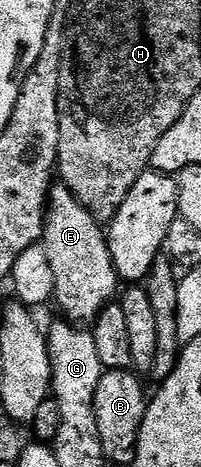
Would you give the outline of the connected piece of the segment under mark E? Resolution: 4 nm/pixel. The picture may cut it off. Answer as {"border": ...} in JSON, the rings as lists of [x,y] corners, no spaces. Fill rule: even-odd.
{"border":[[[52,185],[41,244],[53,267],[54,301],[63,309],[62,317],[73,324],[92,323],[106,306],[112,305],[111,297],[115,289],[116,294],[120,289],[121,279],[111,259],[104,227],[75,199],[68,186]]]}

